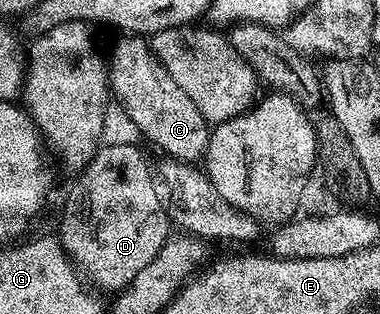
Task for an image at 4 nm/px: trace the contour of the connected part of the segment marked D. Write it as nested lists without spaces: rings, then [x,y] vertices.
[[[130,143],[99,146],[92,161],[75,179],[78,180],[71,185],[62,207],[56,238],[67,258],[87,280],[90,278],[102,291],[117,293],[134,280],[136,273],[171,238],[172,224],[164,199],[154,188],[141,149]]]

